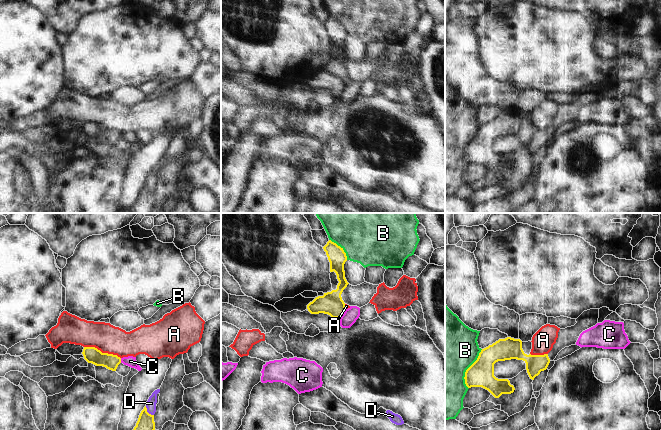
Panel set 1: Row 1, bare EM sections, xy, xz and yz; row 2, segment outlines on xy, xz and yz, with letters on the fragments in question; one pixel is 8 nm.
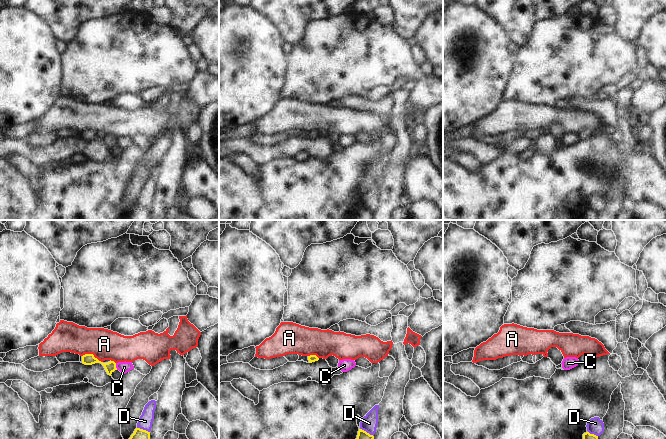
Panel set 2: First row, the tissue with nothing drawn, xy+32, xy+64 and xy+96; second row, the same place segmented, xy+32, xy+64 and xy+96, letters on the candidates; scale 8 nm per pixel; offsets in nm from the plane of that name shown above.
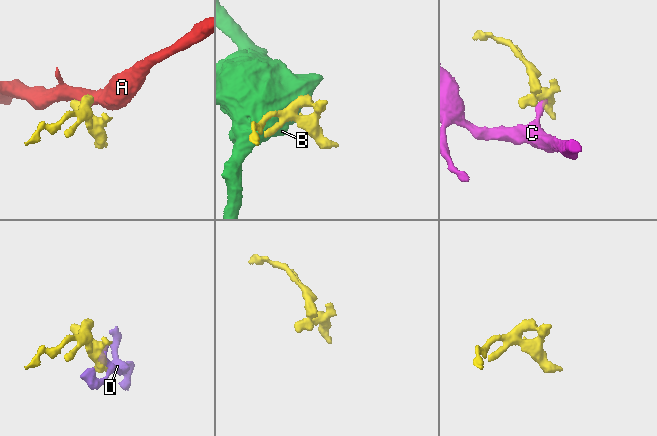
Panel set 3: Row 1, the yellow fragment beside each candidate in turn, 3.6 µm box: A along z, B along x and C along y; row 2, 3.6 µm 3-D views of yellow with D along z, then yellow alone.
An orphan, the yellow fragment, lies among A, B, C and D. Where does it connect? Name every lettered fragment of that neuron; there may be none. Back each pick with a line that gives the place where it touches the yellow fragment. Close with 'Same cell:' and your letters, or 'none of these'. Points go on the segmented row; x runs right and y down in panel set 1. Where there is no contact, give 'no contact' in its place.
Same cell: none of these

